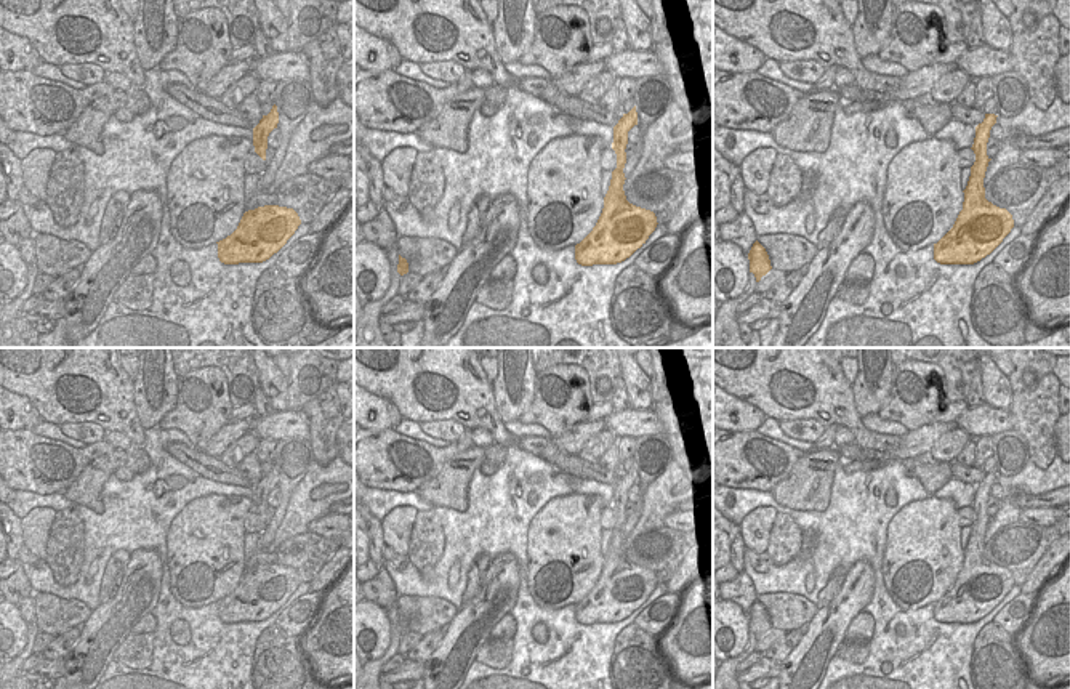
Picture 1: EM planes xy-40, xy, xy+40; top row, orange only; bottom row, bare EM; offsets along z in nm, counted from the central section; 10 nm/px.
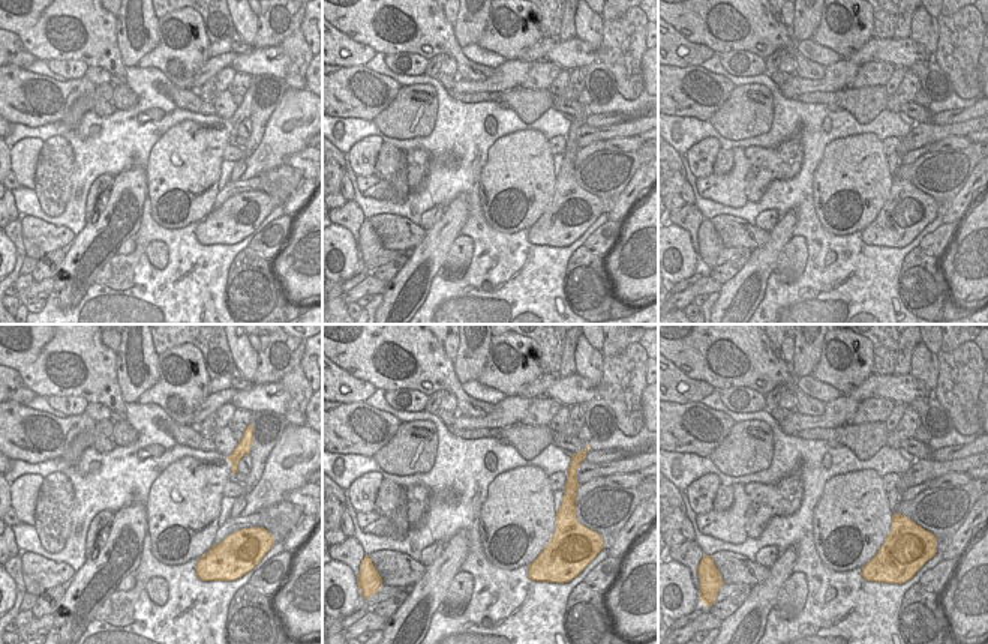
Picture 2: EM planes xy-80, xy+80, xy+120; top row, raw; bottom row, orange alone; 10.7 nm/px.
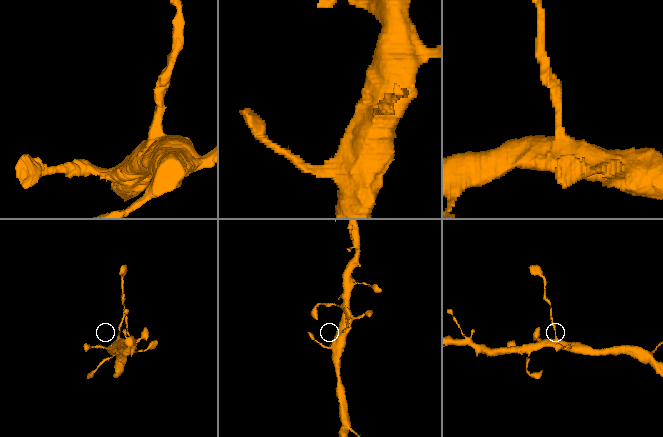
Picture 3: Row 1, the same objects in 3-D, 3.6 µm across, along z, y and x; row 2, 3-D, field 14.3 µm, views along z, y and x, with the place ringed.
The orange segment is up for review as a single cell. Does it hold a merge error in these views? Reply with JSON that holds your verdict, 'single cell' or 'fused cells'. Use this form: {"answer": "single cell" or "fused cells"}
{"answer": "fused cells"}

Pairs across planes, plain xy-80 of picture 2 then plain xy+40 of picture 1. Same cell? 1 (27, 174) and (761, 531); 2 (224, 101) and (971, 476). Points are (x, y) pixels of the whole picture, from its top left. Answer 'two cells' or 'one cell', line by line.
1: one cell
2: two cells

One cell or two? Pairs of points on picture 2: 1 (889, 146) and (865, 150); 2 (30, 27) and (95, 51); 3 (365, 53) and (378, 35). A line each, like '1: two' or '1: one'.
1: two
2: one
3: two

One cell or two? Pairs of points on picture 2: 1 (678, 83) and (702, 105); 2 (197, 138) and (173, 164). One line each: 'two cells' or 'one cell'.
1: one cell
2: one cell

